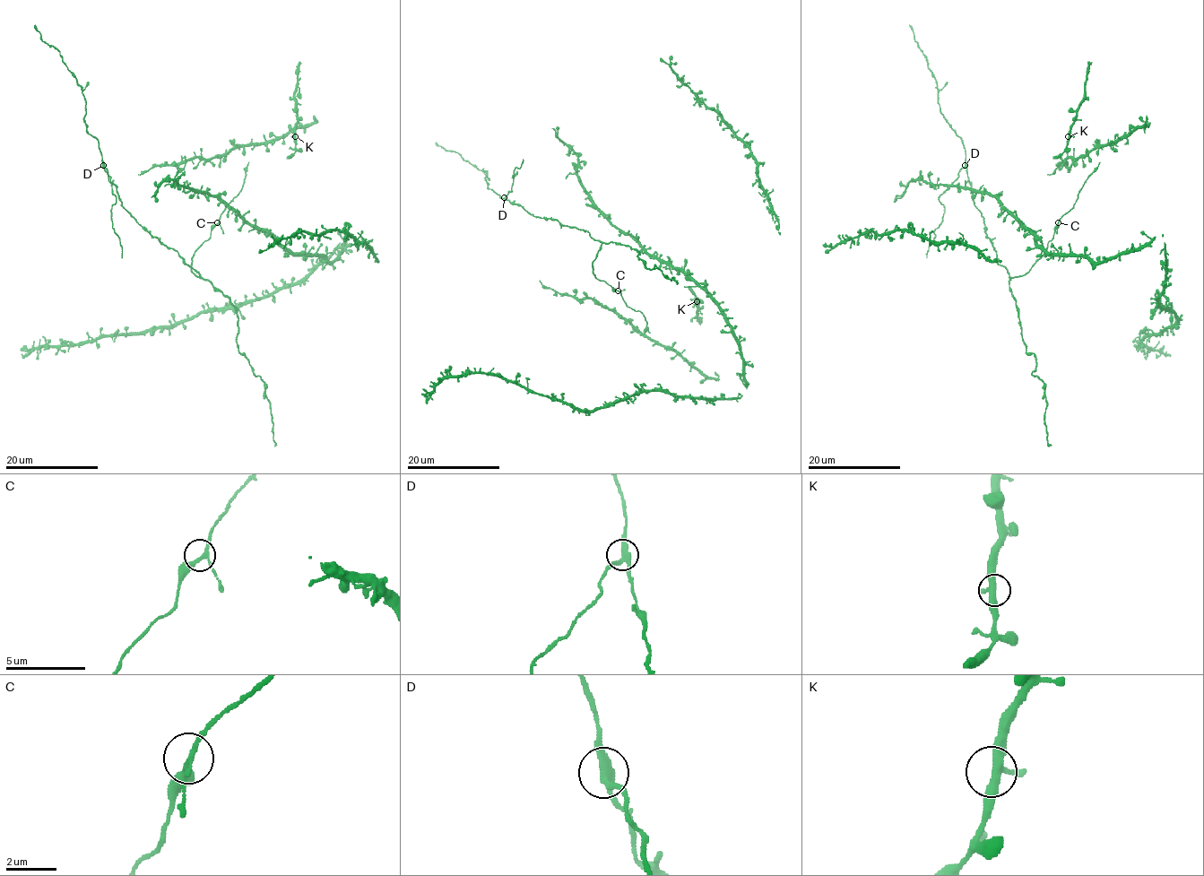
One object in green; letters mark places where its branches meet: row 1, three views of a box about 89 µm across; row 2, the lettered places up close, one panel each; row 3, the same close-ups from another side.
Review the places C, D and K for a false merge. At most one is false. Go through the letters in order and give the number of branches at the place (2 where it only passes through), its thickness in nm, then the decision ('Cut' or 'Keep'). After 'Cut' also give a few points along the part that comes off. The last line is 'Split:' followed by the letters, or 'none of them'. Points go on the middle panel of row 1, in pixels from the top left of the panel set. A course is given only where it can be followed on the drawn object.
C: Branches: 3. Thickness 200 nm. Keep
D: Branches: 3. Thickness 300 nm. Cut. Course of the part to remove: (504, 197), (511, 190), (513, 177), (516, 172), (516, 174), (512, 177), (514, 169), (519, 169), (522, 160)
K: Branches: 3. Thickness 340 nm. Keep
Split: D

